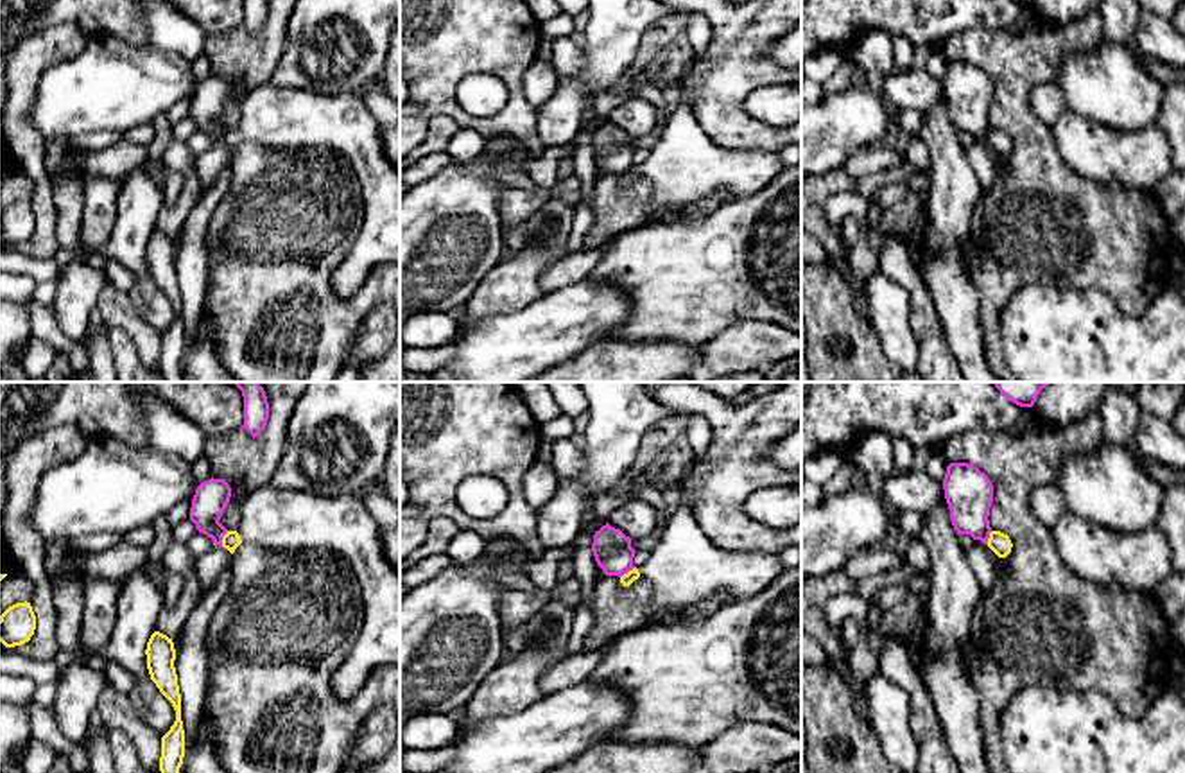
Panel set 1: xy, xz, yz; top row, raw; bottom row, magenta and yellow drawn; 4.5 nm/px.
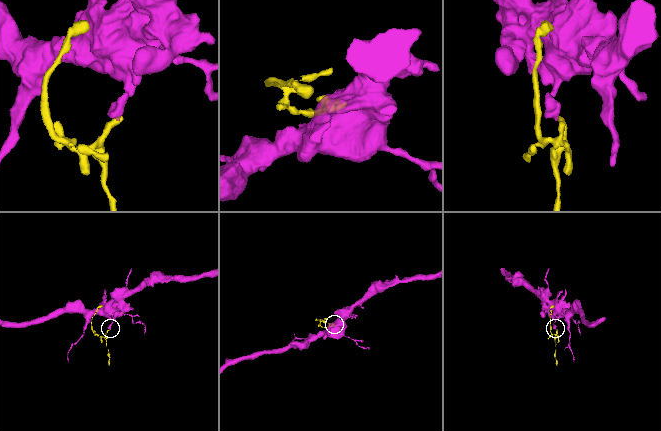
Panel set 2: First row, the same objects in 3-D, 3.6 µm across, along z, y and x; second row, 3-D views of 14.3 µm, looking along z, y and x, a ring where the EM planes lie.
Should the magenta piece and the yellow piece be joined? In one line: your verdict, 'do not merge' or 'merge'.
do not merge

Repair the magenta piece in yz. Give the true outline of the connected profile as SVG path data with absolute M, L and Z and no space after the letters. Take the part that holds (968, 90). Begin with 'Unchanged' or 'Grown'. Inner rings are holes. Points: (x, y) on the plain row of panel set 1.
Unchanged. M950 61L943 77L945 97L957 133L970 133L988 143L993 83L984 70L968 61Z

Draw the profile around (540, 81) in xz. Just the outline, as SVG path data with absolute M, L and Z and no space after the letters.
M536 57L522 79L522 90L527 102L534 108L545 104L558 88L558 74L554 66Z

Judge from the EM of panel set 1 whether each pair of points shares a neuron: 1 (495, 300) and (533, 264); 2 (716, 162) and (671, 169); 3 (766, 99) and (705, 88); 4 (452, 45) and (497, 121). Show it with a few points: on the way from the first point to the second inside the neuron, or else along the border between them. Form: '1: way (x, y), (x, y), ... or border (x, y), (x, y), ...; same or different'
1: way (504, 291), (524, 271); same
2: way (705, 167), (682, 167); same
3: border (782, 83), (753, 88), (743, 110); different
4: way (447, 72), (447, 103), (470, 122); same

